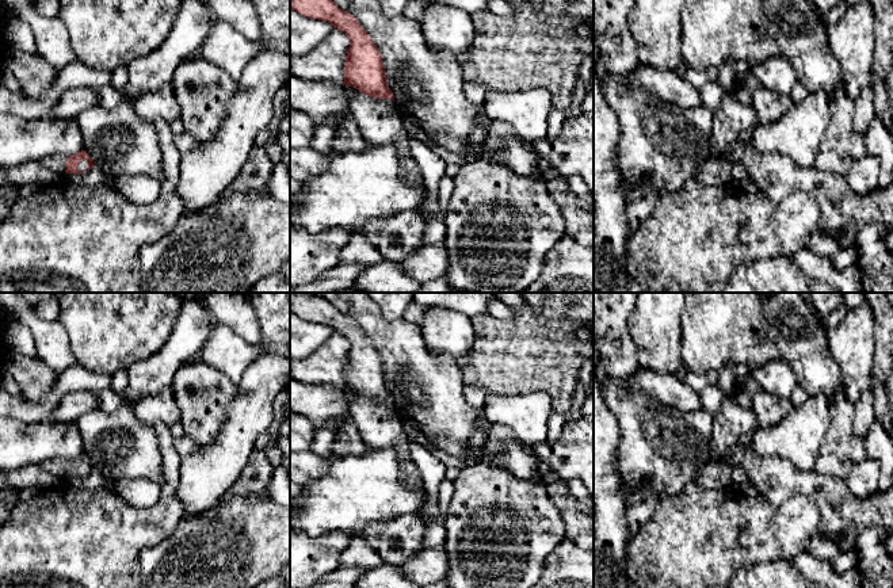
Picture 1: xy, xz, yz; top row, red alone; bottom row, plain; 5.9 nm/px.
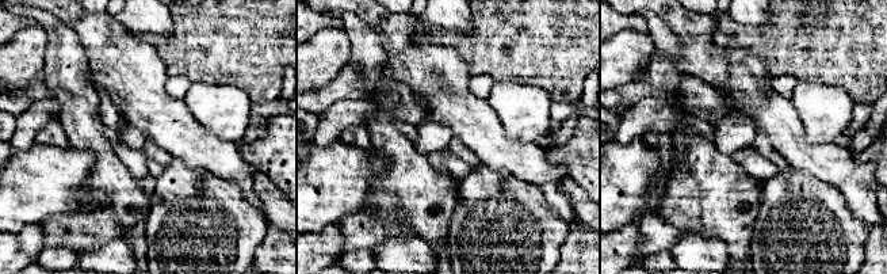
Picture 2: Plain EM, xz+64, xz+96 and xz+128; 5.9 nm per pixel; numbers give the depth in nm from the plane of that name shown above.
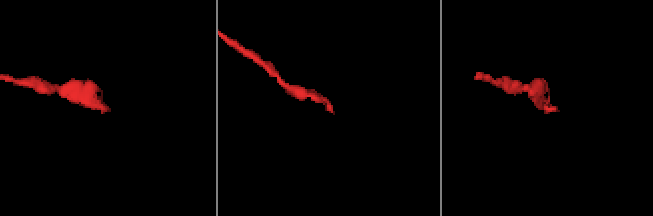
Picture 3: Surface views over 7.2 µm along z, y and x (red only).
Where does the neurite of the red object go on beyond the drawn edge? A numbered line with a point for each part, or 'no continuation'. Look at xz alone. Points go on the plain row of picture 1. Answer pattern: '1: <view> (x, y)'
1: xz (380, 424)

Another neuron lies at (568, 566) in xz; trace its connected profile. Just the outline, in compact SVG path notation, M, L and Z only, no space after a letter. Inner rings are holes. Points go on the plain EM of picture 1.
M564 538L545 560L533 588L594 588L594 550Z

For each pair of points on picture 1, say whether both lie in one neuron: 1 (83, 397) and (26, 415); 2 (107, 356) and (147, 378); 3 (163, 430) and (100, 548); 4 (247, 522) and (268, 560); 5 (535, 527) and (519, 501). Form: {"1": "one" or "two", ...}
{"1": "two", "2": "two", "3": "one", "4": "one", "5": "one"}

